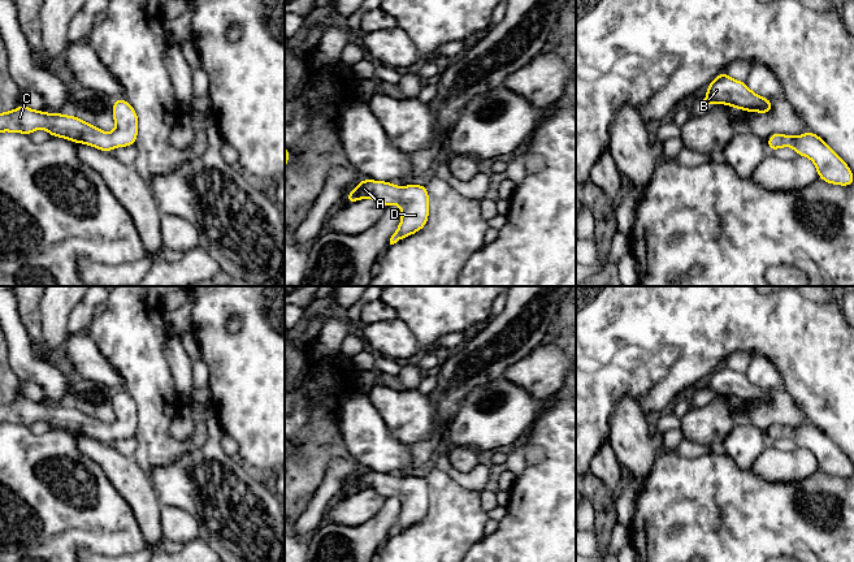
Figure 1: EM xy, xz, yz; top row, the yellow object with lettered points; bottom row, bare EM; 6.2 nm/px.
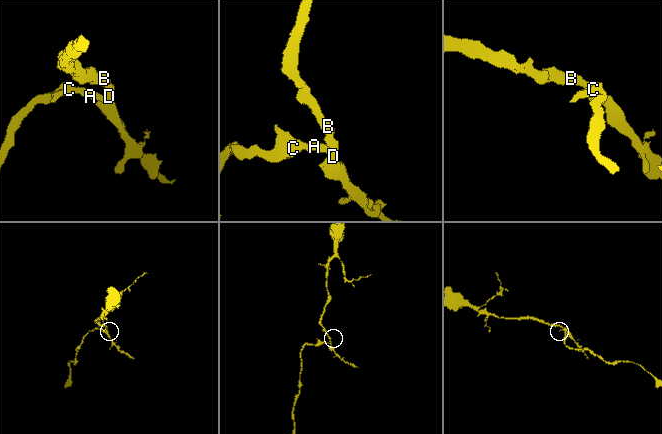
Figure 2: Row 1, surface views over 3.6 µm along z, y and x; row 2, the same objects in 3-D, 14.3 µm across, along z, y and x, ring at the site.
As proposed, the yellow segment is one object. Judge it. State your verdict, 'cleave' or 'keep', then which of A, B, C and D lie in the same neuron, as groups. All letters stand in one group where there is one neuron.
keep; A B C D

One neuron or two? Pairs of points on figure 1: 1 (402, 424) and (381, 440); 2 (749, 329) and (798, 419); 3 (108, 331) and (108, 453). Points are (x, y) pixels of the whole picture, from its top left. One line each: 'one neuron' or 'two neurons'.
1: two neurons
2: two neurons
3: two neurons

